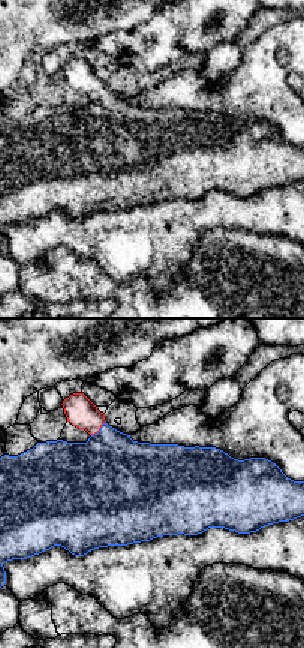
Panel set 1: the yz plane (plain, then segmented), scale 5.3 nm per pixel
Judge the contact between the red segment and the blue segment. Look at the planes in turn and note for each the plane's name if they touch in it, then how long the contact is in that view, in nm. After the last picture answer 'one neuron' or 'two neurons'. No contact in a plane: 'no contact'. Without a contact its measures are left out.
yz | 110 nm

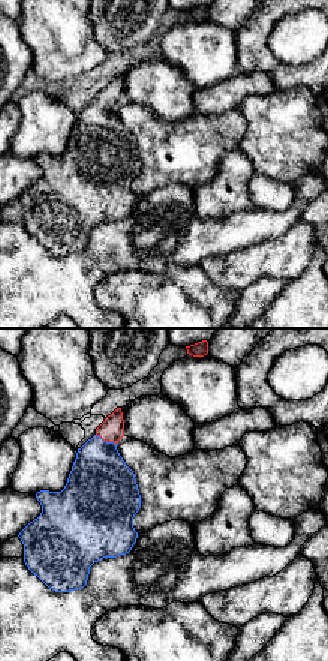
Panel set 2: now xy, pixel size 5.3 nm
xy | 130 nm

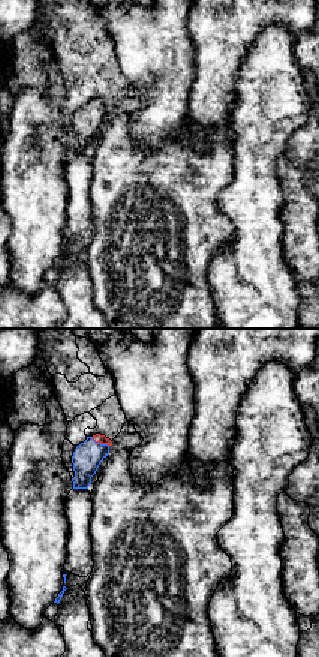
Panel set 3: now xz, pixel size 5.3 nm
xz | 110 nm

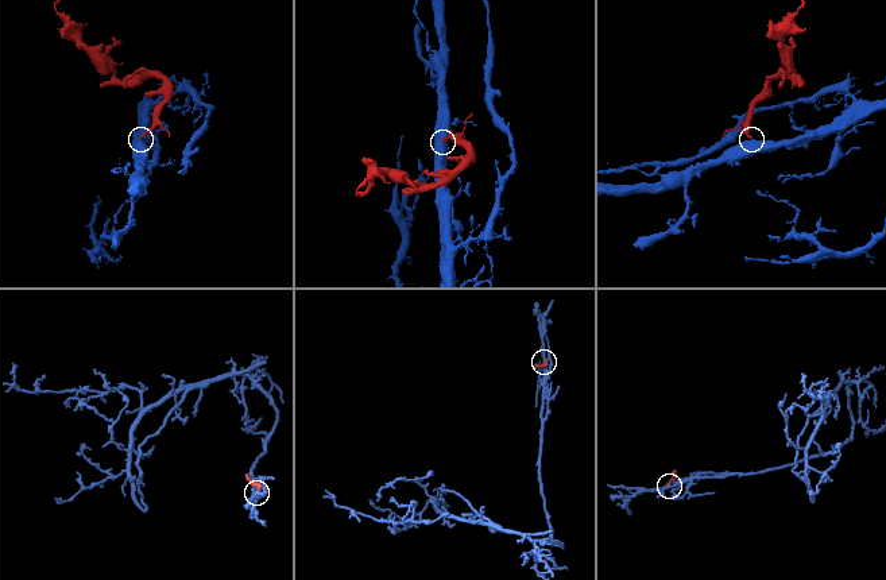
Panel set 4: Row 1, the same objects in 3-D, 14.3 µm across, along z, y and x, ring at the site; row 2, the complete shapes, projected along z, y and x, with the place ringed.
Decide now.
one neuron

